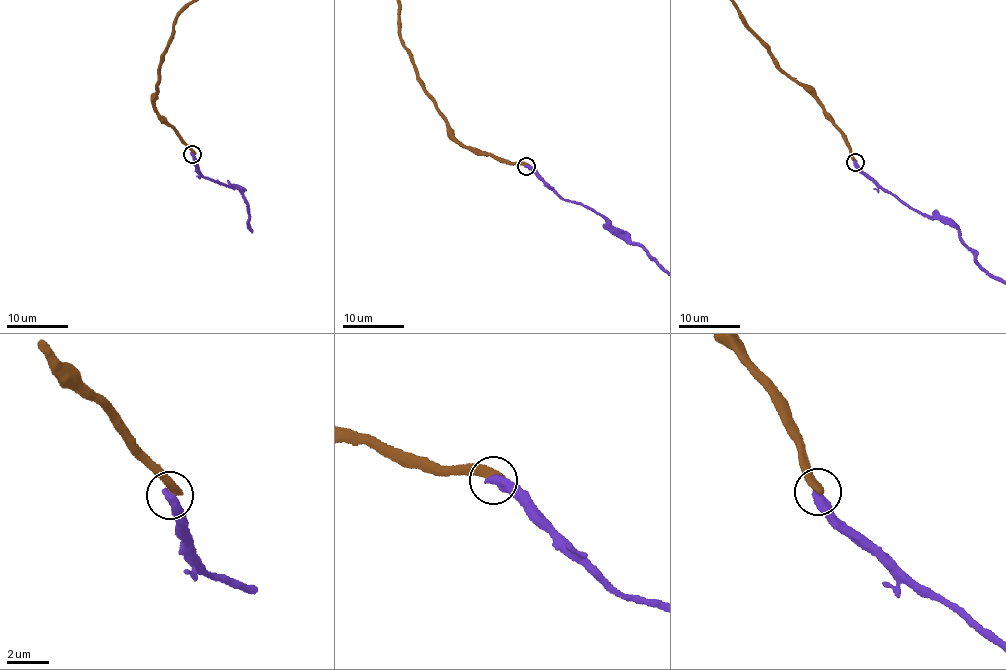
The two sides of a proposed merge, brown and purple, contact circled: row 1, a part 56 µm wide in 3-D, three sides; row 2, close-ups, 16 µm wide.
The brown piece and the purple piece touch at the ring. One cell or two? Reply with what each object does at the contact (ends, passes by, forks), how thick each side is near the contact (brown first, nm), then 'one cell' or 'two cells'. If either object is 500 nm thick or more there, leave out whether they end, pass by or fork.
brown ends there; purple ends there; 440 nm thick on the brown side, 480 nm on the other; two cells

